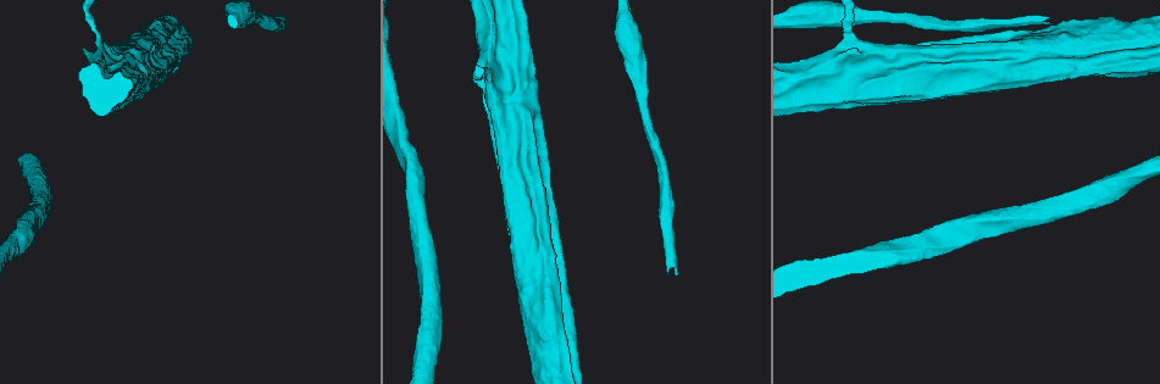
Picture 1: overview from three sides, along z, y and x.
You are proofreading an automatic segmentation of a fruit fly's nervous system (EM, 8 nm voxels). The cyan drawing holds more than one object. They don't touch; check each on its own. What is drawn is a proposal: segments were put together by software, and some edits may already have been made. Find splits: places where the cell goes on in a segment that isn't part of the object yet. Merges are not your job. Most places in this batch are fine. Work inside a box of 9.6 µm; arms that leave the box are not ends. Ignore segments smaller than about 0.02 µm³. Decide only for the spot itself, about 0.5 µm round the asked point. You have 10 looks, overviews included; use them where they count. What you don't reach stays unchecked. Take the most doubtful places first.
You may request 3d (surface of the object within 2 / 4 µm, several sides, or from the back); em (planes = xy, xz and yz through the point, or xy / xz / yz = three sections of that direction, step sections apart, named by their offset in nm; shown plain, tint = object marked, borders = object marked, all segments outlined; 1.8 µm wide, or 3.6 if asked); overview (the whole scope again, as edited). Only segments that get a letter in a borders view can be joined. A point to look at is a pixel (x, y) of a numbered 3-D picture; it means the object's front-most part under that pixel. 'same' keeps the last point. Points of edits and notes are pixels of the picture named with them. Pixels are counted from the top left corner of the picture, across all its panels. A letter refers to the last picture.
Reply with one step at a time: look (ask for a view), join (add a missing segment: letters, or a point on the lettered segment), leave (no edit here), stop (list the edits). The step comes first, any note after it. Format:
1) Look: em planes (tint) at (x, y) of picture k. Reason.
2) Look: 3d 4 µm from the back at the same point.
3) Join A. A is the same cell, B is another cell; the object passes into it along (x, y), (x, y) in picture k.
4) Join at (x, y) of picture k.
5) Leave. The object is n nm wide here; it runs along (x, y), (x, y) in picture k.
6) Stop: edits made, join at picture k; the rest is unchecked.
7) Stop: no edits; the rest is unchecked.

Look: 3d 2 µm at (675, 276) of picture 1. Free end.

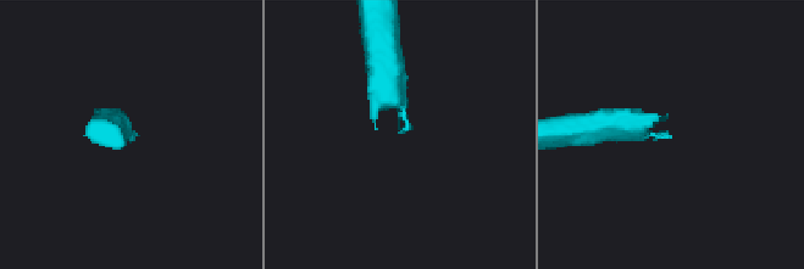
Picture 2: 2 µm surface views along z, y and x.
Look: em 3.6 µm xz step 16 (borders) at (402, 133) of picture 2. Shape alone is not enough.

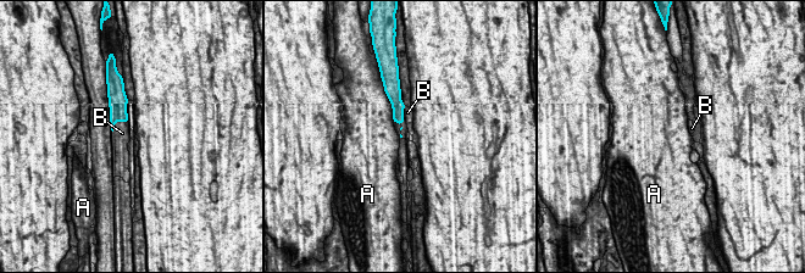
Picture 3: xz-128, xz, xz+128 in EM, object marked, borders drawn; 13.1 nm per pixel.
Look: em 3.6 µm planes (borders) at the same point.

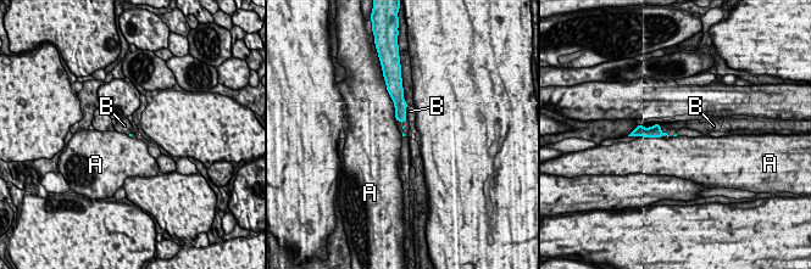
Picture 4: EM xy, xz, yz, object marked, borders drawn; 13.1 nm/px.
Join B. The longest contact is with B, 440 nm; B is the same cell, A is another cell; the object passes into it along (655, 130), (657, 124), (671, 127) in picture 4; the cell continues.

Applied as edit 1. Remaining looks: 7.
Look: overview. See it whole again.

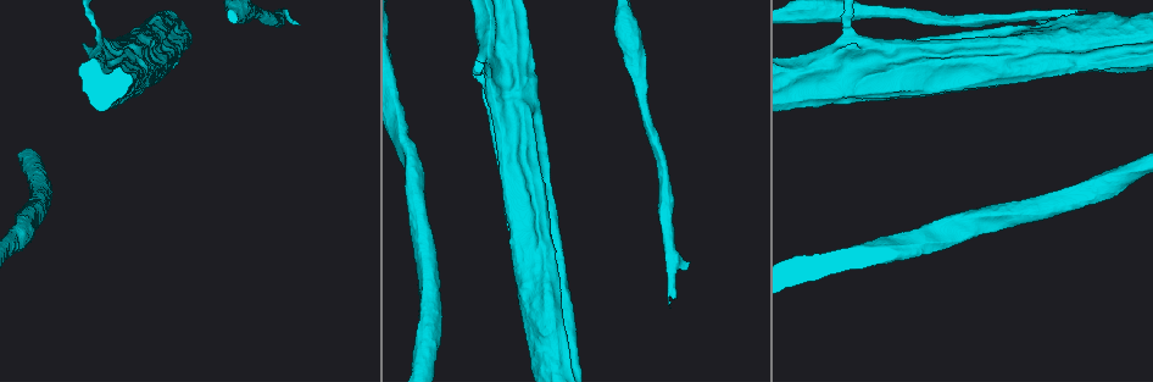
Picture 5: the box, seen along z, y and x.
Look: 3d 4 µm at (502, 165) of picture 5. Free end.

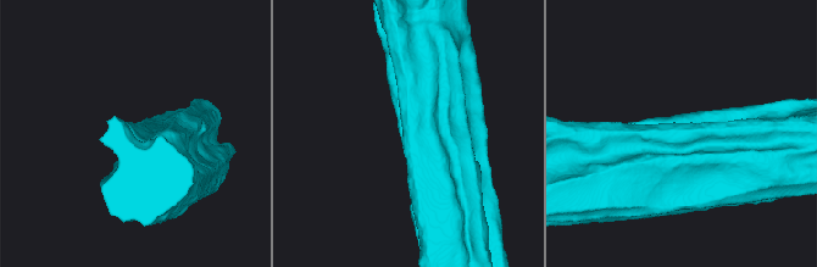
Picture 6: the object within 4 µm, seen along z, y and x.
Look: em 3.6 µm xz step 4 (borders) at (144, 124) of picture 6. Shape alone is not enough.

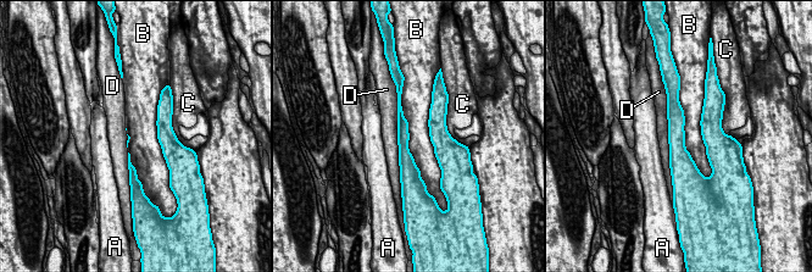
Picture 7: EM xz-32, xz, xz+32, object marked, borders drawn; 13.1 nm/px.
Leave. A, B, C and D are other cells; it runs along (674, 103), (676, 139), (680, 172) in picture 7; none of them fits.

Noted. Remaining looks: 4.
Look: em 3.6 µm xy step 8 (tint) at (101, 49) of picture 5. Sudden change in width.

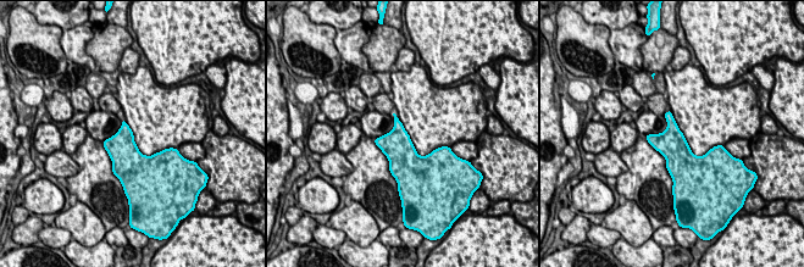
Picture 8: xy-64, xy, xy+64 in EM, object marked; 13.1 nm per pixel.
Look: em 3.6 µm planes (borders) at the same point.

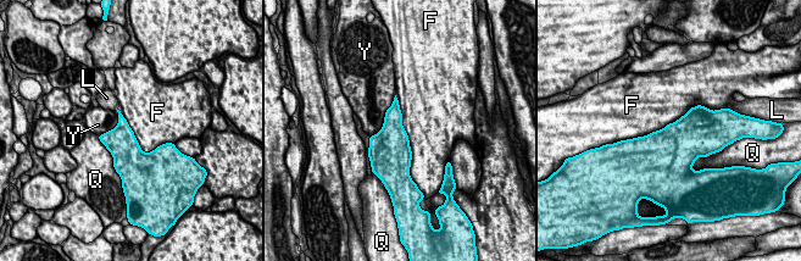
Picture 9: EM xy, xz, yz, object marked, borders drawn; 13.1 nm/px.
Leave. The object is 400 nm wide here; F, L, Q and Y are other cells; a border runs along (395, 94), (411, 151), (410, 175) in picture 9; no lettered segment goes on from it.

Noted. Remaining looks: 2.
Look: em 3.6 µm xy step 4 (borders) at (1102, 27) of picture 5. Touches itself.

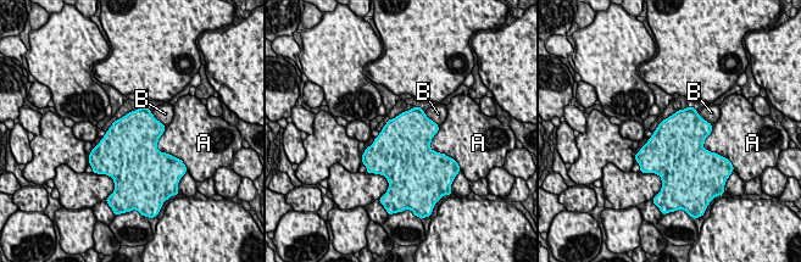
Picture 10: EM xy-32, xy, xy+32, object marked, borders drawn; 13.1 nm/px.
Leave. The object is 700 nm wide here; A and B are other cells; a border runs along (439, 126), (430, 141), (437, 152) in picture 10; no lettered segment goes on from it.

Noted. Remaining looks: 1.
Stop: edits made, join at picture 4; the rest is unchecked.

